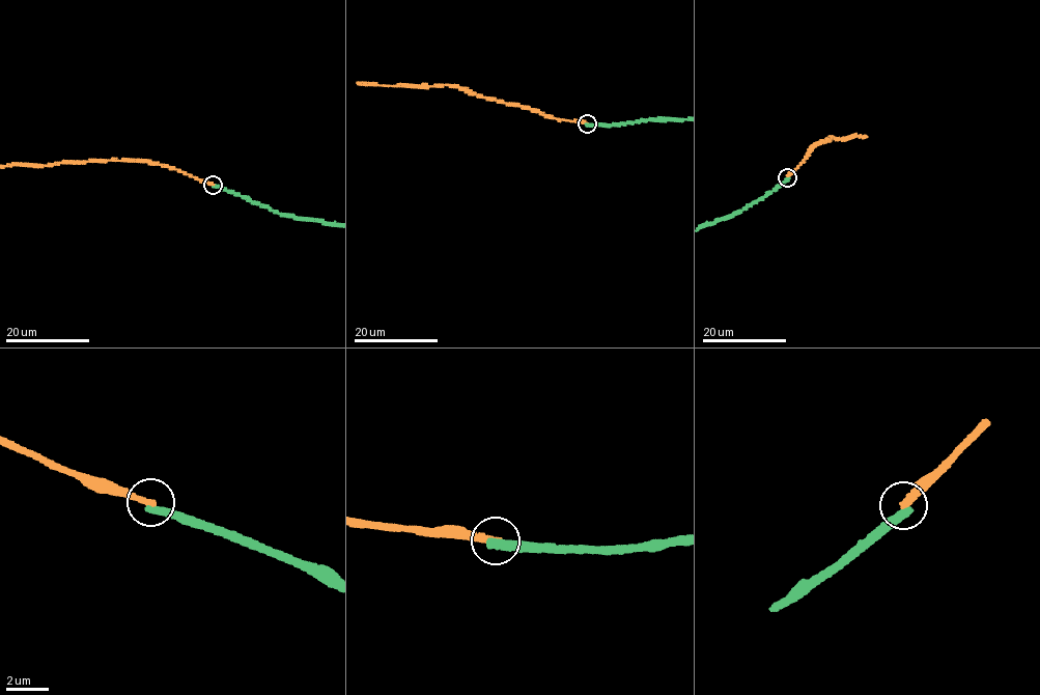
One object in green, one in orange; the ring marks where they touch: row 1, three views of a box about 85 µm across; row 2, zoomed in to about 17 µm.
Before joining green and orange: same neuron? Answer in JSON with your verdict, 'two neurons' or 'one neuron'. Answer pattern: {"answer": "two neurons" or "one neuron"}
{"answer": "two neurons"}

